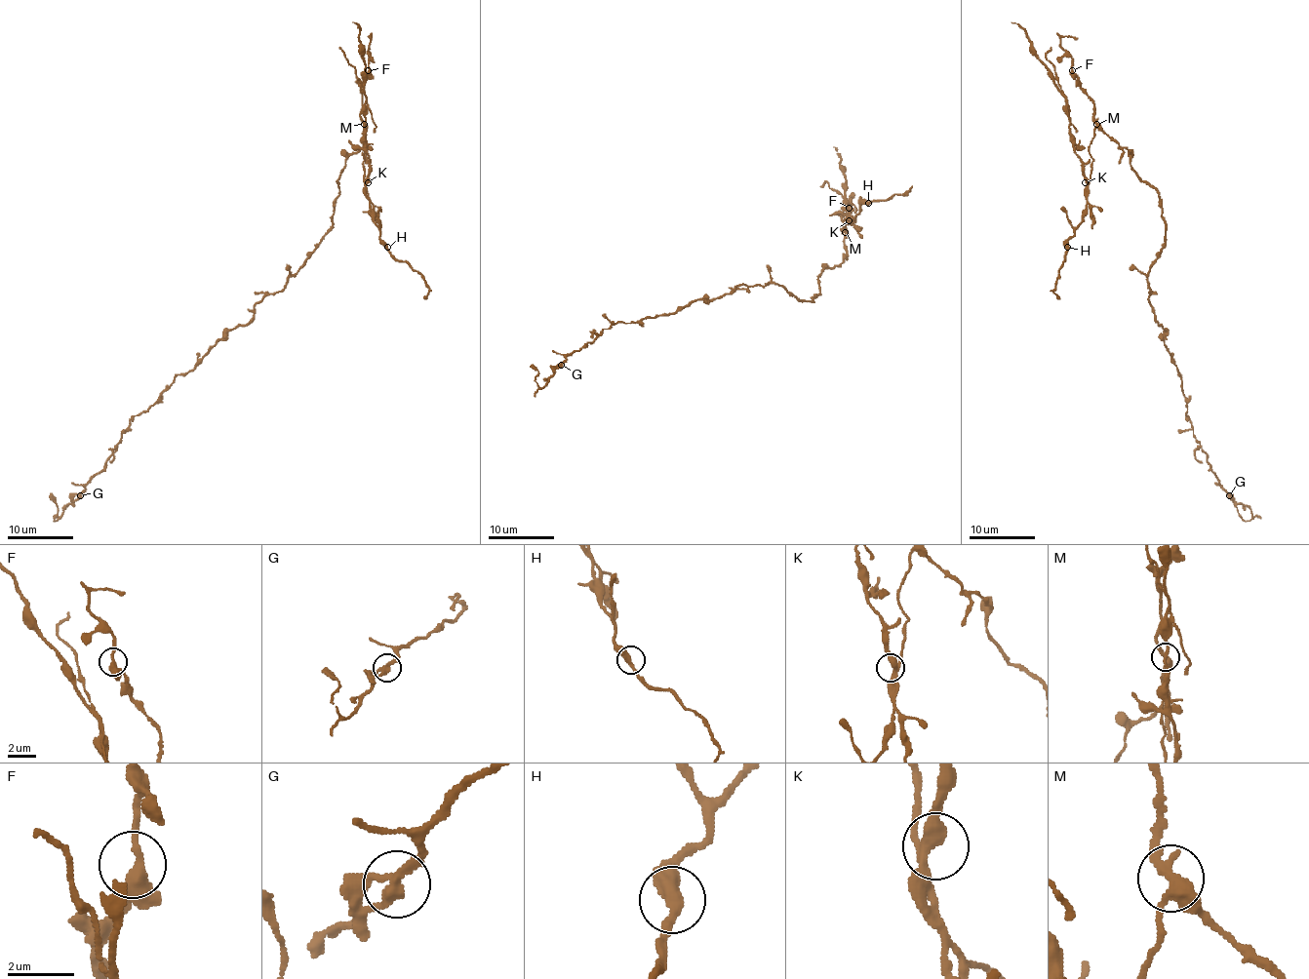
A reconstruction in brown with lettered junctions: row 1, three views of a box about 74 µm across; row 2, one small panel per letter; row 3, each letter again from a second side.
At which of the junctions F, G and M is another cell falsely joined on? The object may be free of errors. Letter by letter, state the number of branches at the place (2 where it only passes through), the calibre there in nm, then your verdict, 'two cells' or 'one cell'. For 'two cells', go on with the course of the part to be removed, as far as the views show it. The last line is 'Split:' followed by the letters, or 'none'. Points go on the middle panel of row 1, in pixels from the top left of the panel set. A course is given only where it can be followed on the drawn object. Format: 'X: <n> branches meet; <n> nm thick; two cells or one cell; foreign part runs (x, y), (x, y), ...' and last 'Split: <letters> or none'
F: 3 branches meet; 320 nm thick; one cell
G: 2 branches meet; 340 nm thick; one cell
M: 3 branches meet; 320 nm thick; two cells; foreign part runs (846, 232), (844, 224), (846, 229), (851, 219), (846, 204), (846, 175), (840, 155), (834, 146)
Split: M

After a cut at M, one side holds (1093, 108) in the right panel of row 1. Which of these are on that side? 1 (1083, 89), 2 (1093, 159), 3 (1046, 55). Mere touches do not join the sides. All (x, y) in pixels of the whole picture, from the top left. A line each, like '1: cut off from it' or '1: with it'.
1: with it
2: cut off from it
3: cut off from it

